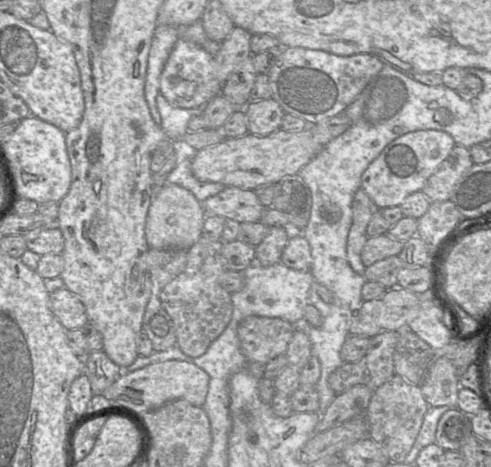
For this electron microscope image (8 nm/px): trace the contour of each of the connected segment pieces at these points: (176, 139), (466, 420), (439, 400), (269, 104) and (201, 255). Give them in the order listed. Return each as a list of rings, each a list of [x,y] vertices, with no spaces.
[[[161,93],[156,97],[156,106],[161,117],[161,128],[168,140],[177,145],[181,144],[181,139],[188,132],[187,125],[189,120],[203,113],[203,107],[190,109],[175,107]]]
[[[453,408],[445,412],[437,425],[435,443],[445,451],[459,451],[465,443],[465,440],[473,434],[471,416],[472,415],[464,413],[459,408]]]
[[[438,356],[430,366],[420,385],[422,394],[430,407],[457,405],[460,378],[451,360]]]
[[[272,98],[249,101],[244,112],[247,118],[248,133],[265,137],[281,129],[285,112]]]
[[[200,237],[187,250],[185,270],[170,281],[160,292],[162,307],[173,320],[177,346],[192,358],[202,356],[209,345],[220,336],[232,317],[231,294],[220,284],[219,277],[226,271],[221,257],[223,241]]]

